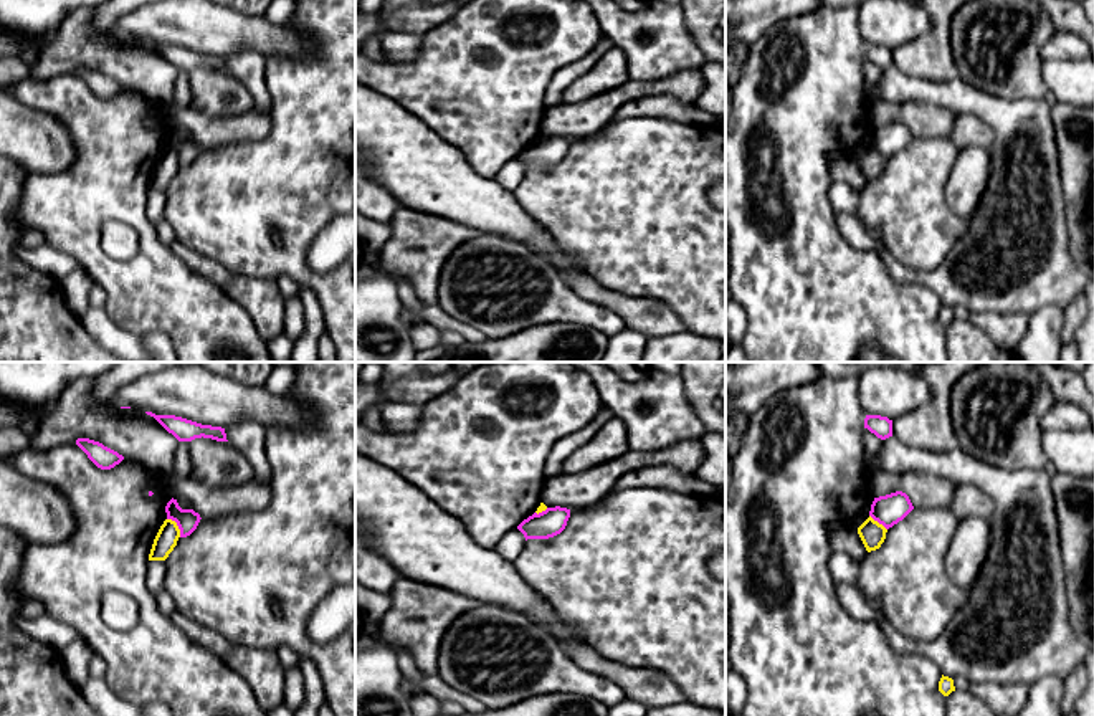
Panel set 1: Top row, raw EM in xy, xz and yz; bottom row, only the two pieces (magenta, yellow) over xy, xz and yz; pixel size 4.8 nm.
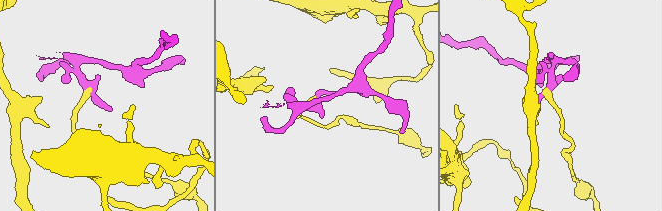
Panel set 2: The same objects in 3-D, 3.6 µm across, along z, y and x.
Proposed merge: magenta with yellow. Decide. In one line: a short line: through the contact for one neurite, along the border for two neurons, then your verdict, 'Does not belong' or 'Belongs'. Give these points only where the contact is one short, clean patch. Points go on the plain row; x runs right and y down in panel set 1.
Line: xy (167, 147), (175, 152), (180, 166). Does not belong

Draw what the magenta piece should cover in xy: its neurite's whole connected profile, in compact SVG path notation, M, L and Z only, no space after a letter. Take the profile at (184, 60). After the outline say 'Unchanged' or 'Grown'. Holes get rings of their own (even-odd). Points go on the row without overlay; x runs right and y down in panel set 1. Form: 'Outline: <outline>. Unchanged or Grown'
Outline: M145 41L145 43L154 46L178 71L192 71L202 66L216 71L228 71L225 58L221 56L202 55L175 45L155 45L152 41Z. Unchanged

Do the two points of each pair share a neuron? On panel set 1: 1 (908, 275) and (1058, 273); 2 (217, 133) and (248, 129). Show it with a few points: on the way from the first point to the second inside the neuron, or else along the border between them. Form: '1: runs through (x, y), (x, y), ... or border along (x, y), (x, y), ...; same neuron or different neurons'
1: runs through (946, 281), (985, 291), (1020, 270); same neuron
2: runs through (225, 129), (240, 129); same neuron

